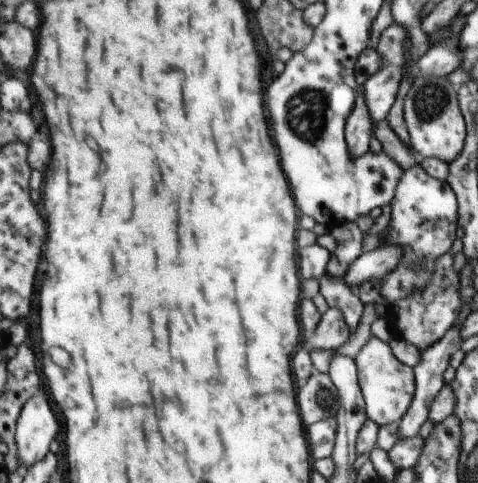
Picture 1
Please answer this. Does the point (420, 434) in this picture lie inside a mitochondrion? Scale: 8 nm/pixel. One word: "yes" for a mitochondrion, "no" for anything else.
no

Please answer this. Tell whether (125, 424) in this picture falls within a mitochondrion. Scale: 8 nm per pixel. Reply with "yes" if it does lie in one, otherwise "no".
no

